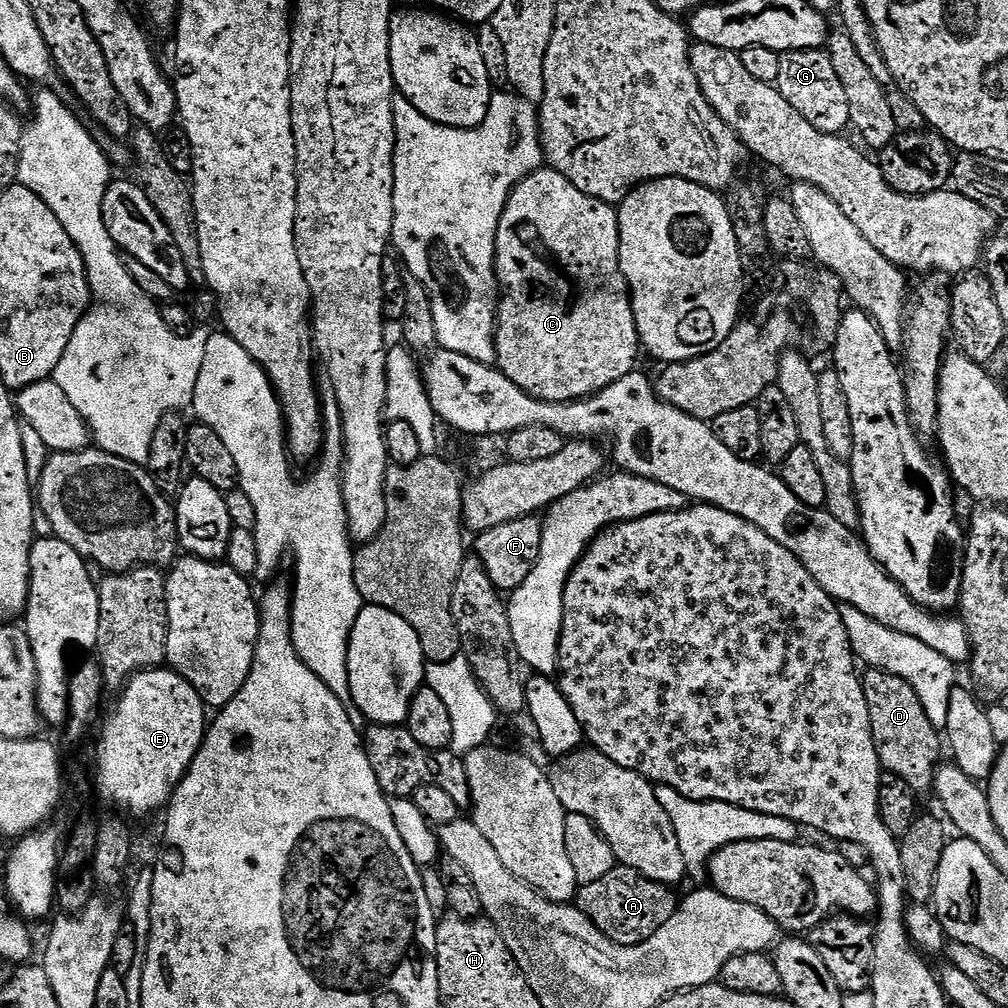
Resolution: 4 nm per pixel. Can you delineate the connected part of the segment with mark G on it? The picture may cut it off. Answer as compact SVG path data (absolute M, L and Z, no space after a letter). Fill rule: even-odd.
M811 48L810 50L794 50L781 55L782 67L778 70L776 88L814 126L814 130L822 130L826 134L840 134L849 127L850 105L846 102L846 89L842 86L834 66L830 63L827 51Z

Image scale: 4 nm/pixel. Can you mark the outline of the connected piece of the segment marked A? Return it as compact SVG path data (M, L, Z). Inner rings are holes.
M618 866L598 878L598 882L579 885L574 904L606 938L616 944L634 945L646 942L663 924L670 922L678 907L672 892L669 885L647 880L638 870Z

